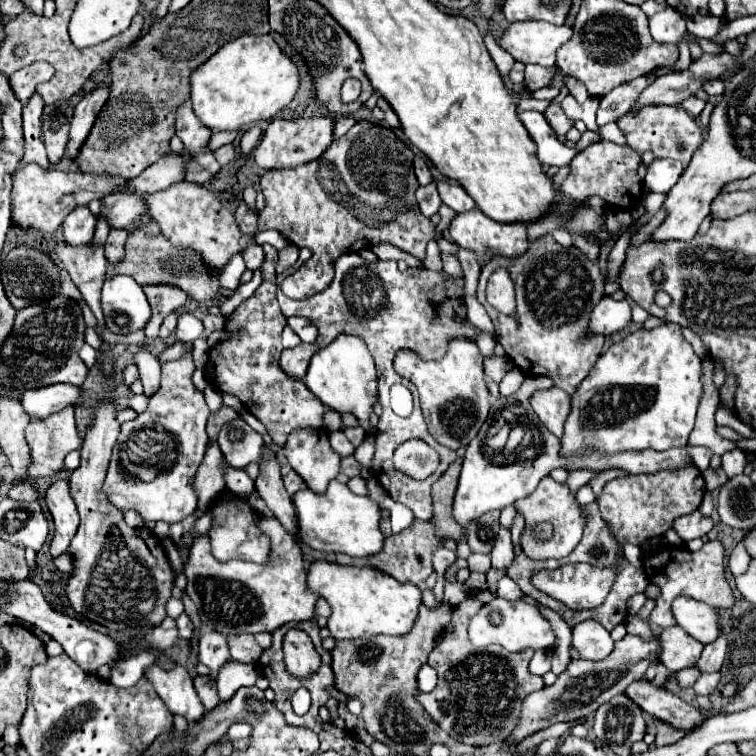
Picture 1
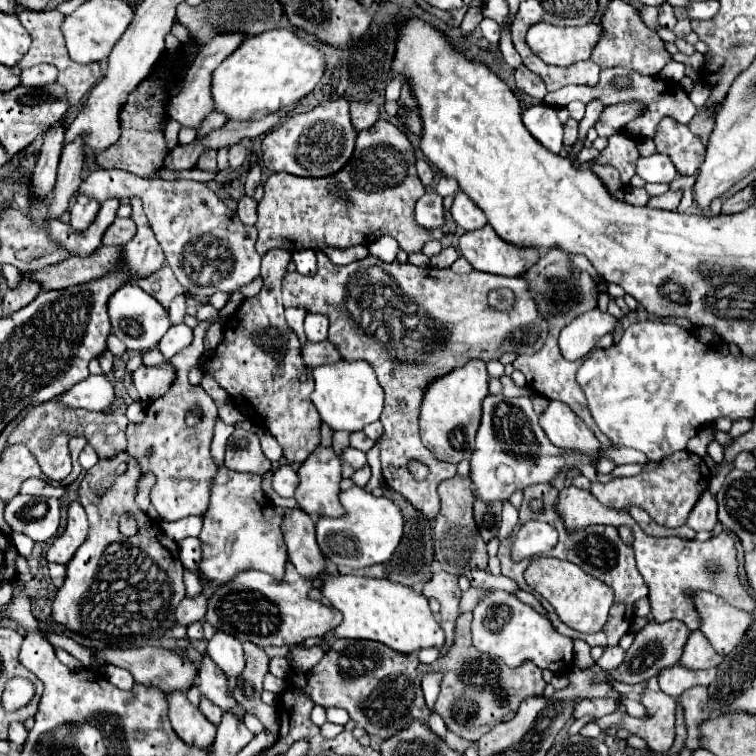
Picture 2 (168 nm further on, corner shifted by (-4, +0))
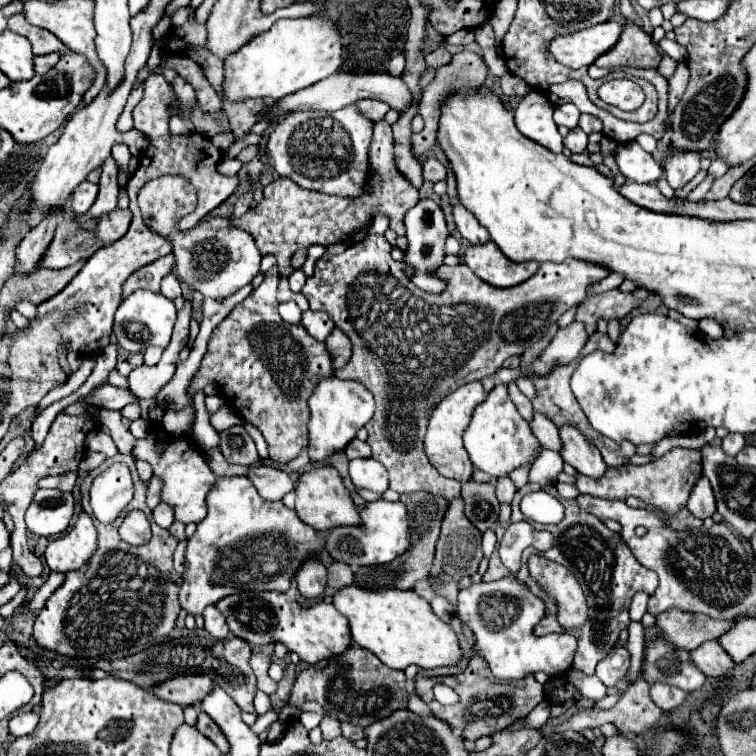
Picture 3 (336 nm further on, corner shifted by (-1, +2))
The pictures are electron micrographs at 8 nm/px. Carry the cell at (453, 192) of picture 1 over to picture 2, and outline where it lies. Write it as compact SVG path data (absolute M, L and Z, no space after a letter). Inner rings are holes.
M462 191L456 193L450 213L456 225L460 225L464 231L476 231L486 225L486 215L482 213L482 209L478 209Z

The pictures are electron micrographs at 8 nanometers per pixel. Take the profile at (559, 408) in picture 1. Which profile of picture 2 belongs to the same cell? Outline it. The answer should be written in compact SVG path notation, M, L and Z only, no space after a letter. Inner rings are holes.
M550 401L548 409L540 415L540 425L552 445L564 451L598 457L598 449L602 449L594 433L582 425L582 421L570 411L570 407L566 407L566 403Z

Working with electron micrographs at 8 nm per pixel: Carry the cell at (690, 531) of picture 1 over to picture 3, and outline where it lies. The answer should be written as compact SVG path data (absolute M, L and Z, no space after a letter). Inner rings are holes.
M701 477L699 483L693 487L691 497L687 501L687 509L697 519L707 519L715 513L715 497L713 497L707 477Z

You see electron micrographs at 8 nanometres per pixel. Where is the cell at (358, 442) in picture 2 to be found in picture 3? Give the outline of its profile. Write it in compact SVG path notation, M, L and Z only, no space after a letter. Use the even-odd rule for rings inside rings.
M353 439L347 447L345 447L345 455L349 459L357 459L357 457L371 457L371 447L359 439Z

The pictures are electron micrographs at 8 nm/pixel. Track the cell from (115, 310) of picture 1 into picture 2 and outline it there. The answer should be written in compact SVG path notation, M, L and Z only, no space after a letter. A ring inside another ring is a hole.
M136 283L124 285L122 289L118 289L108 303L108 313L110 313L110 321L112 321L112 333L130 349L130 351L140 351L146 353L150 349L154 349L160 339L164 337L164 333L172 327L168 311L158 305L158 301L154 301L154 297L150 297L146 291L142 291Z

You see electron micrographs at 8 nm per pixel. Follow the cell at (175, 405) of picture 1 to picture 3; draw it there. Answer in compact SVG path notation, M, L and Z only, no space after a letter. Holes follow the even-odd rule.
M155 423L153 429L157 429L157 431L149 431L147 437L137 439L133 455L137 459L147 461L153 467L153 473L163 481L161 501L167 503L175 511L175 521L181 521L185 525L203 521L207 515L205 495L211 489L211 485L215 483L215 475L205 459L203 449L189 435L173 435L171 437L161 427L161 423Z

